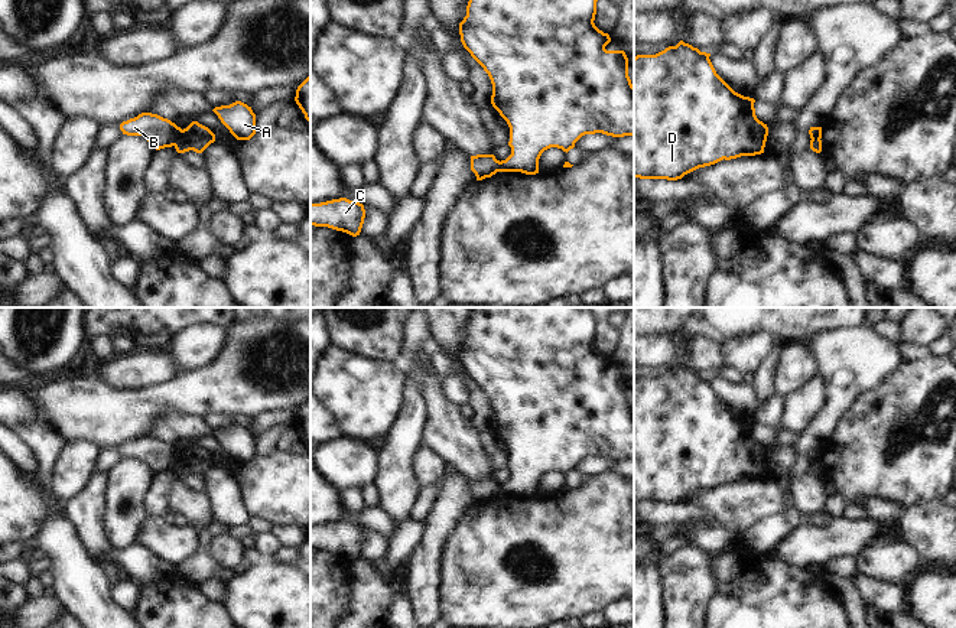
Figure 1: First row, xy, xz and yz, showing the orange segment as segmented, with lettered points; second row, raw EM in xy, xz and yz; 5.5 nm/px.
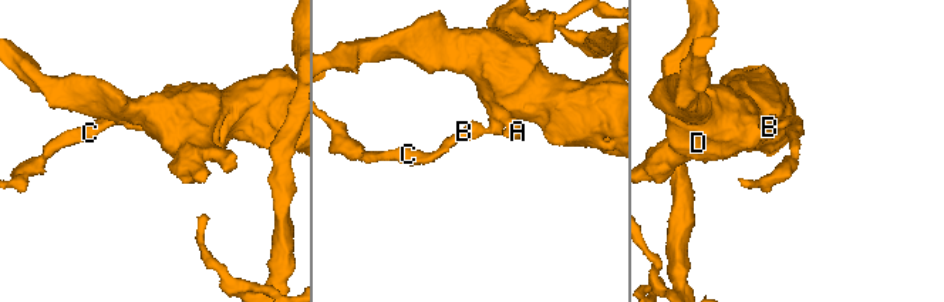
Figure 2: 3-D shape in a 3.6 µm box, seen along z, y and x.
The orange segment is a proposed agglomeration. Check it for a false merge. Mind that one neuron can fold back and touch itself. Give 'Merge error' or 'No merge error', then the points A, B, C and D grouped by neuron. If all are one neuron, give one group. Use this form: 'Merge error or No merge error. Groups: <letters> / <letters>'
Merge error. Groups: A D / B C

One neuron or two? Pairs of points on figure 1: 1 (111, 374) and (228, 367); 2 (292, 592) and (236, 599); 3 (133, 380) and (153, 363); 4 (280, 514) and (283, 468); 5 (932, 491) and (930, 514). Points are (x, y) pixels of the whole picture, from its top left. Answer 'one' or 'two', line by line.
1: two
2: one
3: one
4: one
5: two

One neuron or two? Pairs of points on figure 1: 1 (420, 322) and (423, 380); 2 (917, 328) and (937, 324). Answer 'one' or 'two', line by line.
1: one
2: one

